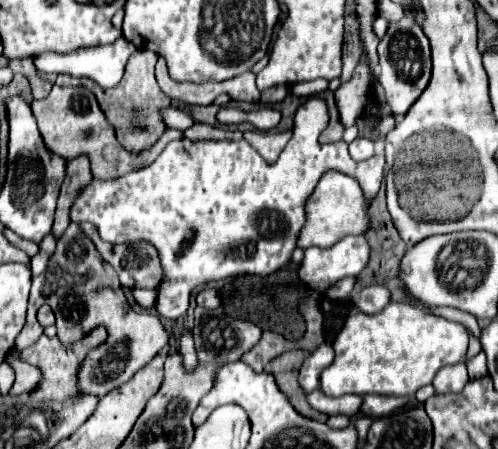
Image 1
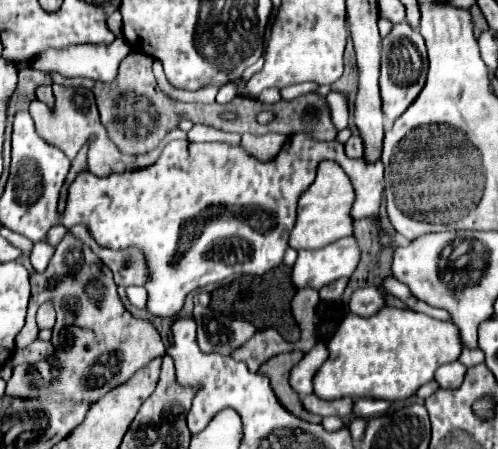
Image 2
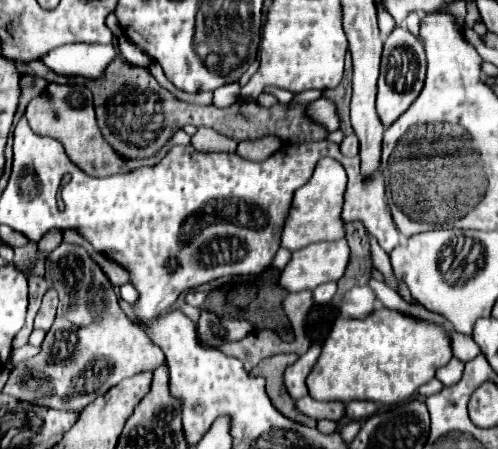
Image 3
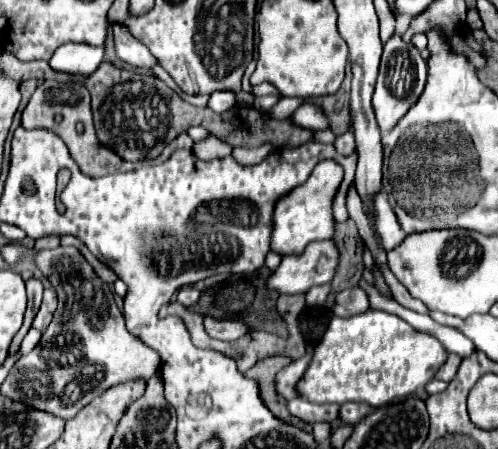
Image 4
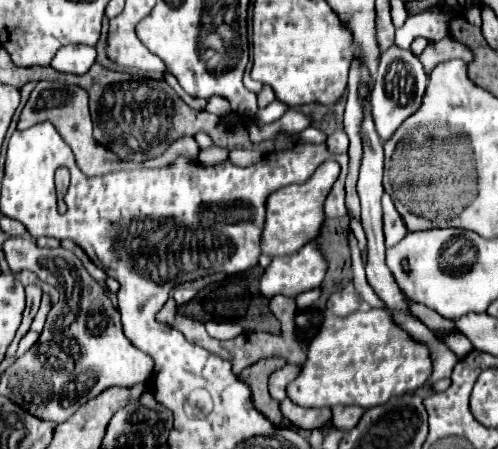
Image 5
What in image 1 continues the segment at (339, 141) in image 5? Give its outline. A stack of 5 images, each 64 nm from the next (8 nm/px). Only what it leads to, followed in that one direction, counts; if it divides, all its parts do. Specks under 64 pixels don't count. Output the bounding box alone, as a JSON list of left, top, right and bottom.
[350,138,374,160]

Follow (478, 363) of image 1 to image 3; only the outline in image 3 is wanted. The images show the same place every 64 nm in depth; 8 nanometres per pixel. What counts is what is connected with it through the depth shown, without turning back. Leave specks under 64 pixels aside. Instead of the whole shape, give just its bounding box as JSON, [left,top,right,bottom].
[448,328,480,362]

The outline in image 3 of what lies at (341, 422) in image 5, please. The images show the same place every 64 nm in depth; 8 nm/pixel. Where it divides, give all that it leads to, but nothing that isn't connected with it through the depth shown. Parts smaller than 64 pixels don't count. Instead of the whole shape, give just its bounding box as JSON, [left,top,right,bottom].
[346,402,376,420]

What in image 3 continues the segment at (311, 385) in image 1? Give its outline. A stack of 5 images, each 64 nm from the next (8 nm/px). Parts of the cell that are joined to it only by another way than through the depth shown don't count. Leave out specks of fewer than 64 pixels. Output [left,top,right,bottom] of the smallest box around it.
[284,344,320,400]

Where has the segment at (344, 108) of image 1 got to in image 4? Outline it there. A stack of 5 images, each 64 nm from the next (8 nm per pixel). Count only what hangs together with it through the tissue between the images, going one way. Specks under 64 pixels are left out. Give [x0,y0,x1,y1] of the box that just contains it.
[290,104,328,130]

